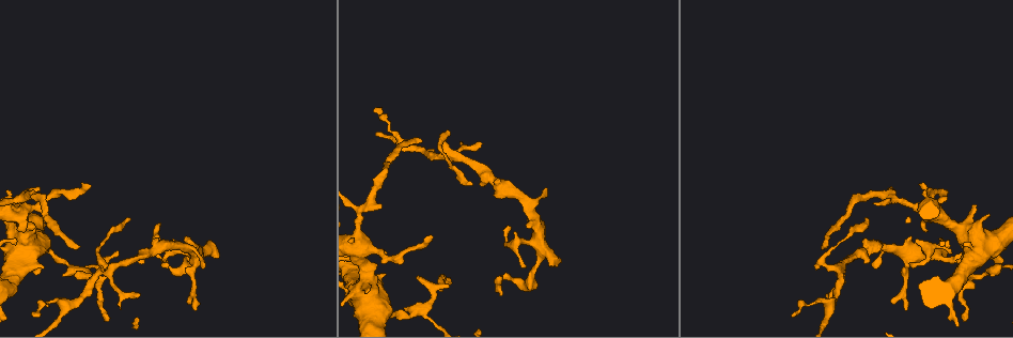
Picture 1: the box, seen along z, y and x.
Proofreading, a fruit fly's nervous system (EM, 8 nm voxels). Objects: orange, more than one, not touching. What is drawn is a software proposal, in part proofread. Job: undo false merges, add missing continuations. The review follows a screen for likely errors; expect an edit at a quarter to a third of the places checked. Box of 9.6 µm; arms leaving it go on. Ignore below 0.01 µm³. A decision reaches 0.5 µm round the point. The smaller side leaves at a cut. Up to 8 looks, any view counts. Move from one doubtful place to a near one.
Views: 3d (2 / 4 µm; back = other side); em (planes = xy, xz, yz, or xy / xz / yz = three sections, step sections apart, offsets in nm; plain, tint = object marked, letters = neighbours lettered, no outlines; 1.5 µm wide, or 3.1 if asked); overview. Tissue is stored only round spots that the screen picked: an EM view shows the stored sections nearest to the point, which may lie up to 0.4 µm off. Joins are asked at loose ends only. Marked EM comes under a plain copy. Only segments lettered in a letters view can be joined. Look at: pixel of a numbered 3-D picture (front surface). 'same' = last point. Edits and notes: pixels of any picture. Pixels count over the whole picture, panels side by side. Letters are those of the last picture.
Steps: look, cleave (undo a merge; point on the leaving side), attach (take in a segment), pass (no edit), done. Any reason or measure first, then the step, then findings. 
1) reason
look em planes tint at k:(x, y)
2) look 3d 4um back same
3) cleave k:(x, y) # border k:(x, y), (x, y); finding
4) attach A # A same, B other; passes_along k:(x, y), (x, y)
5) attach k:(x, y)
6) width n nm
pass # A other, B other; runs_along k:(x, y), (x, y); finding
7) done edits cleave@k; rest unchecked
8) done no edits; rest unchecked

thin arm on a thick one
look 3d 4um at 1:(411, 313)

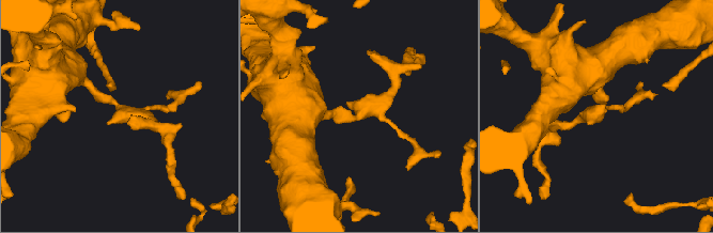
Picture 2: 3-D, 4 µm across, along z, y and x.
look em planes letters at 2:(115, 106)

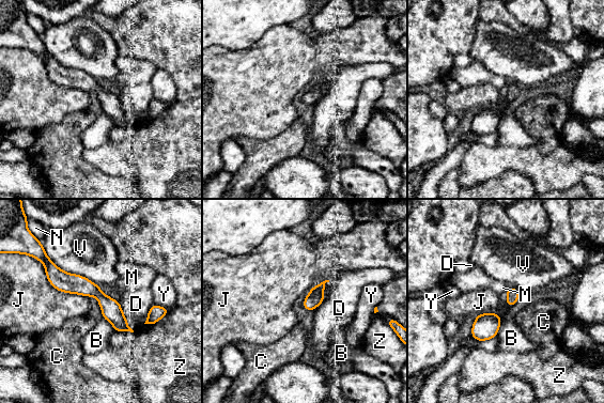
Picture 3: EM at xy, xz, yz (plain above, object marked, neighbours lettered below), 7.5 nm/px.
pass # B other, C other, D other, J other, M other, N other, V other, Y other, Z other; border 3:(37, 260), (56, 289), (89, 297); continuous, no second neuron

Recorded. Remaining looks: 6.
stops while still wide
look em xy step 4 tint at 1:(975, 205)

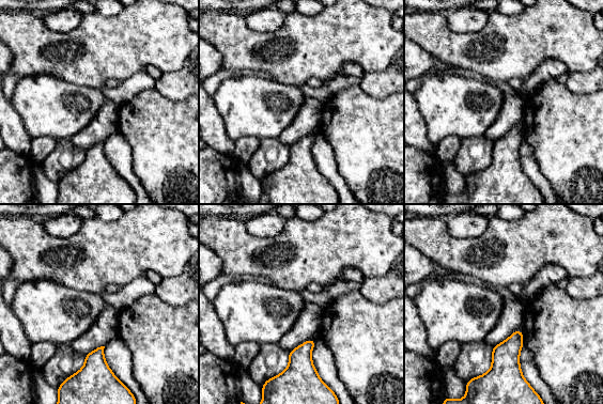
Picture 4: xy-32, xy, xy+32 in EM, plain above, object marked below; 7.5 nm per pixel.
another direction
look em yz step 4 letters same

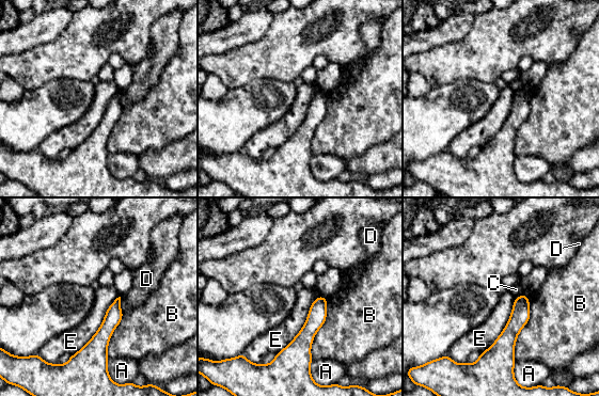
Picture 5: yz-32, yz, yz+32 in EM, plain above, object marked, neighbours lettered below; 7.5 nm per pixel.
pass # A other, B other, C other, D other, E other; border 5:(119, 296), (94, 335), (71, 357); no lettered segment goes on from it

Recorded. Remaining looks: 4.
tapers out
look 3d 4um at 1:(432, 236)

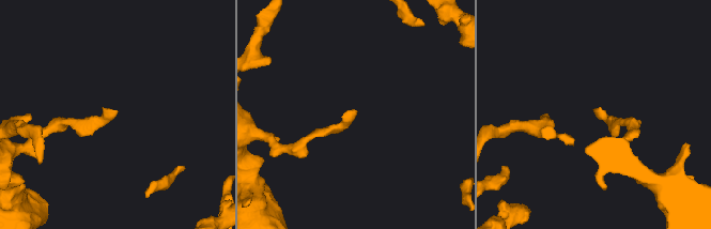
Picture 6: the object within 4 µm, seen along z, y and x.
shape alone is not enough
look em planes letters at 6:(596, 111)

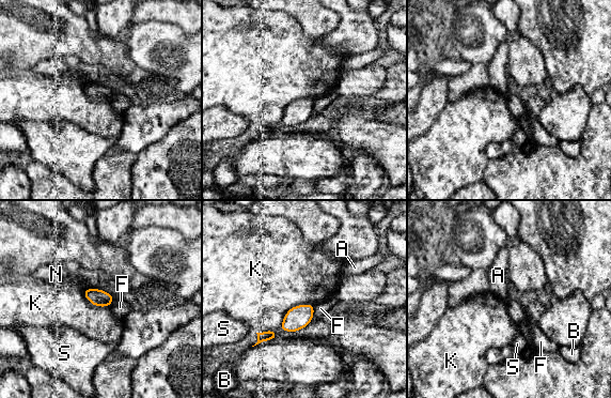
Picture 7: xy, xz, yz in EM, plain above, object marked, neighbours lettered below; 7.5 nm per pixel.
pass # A other, B other, F other, K other, N other, S other; border 7:(313, 304), (293, 306), (279, 326); no lettered segment goes on from it

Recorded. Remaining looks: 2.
free end
look 3d 2um at 1:(874, 264)

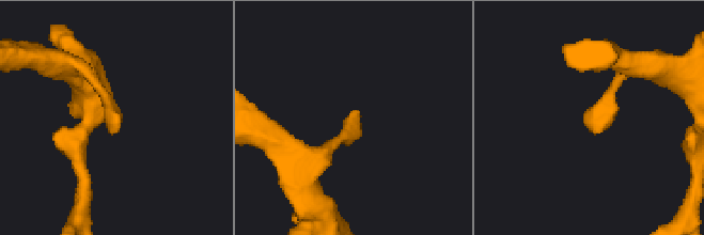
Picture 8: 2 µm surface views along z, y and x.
now the EM
look em planes letters at 8:(584, 121)

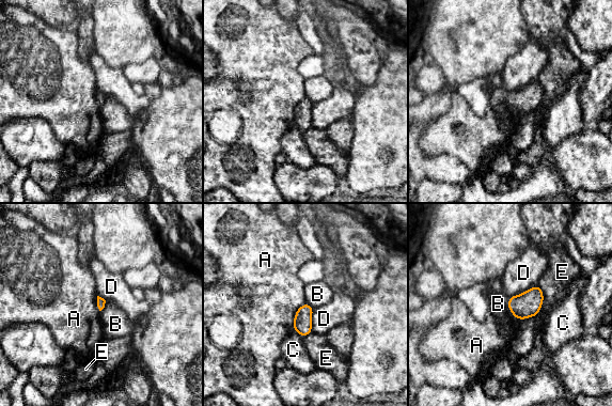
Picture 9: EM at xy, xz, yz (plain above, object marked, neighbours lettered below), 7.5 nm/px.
pass # A other, B other, C other, D other, E other; border 9:(507, 297), (507, 308), (514, 315); none of them fits

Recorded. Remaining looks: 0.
done no edits; rest unchecked

